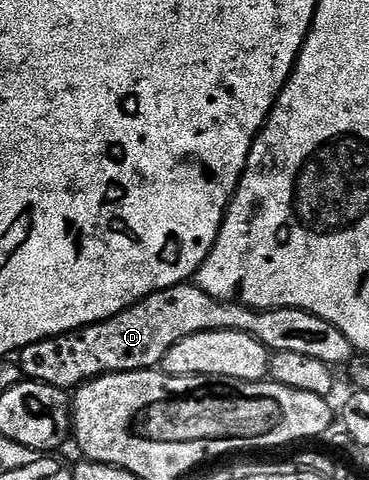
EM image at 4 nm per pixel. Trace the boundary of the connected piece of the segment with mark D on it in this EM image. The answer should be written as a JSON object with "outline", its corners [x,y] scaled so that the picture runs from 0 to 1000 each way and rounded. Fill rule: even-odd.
{"outline":[[[499,588],[404,613],[388,625],[369,625],[328,654],[276,667],[268,675],[89,713],[49,735],[46,756],[76,794],[201,813],[238,792],[260,792],[266,783],[428,769],[447,738],[480,721],[491,704],[566,688],[642,688],[696,704],[696,713],[732,725],[737,735],[829,738],[837,746],[862,746],[900,763],[940,763],[957,748],[946,704],[935,704],[935,696],[924,696],[902,671],[881,671],[881,663],[859,663],[813,642],[705,646],[591,625],[556,613],[537,590]]]}

